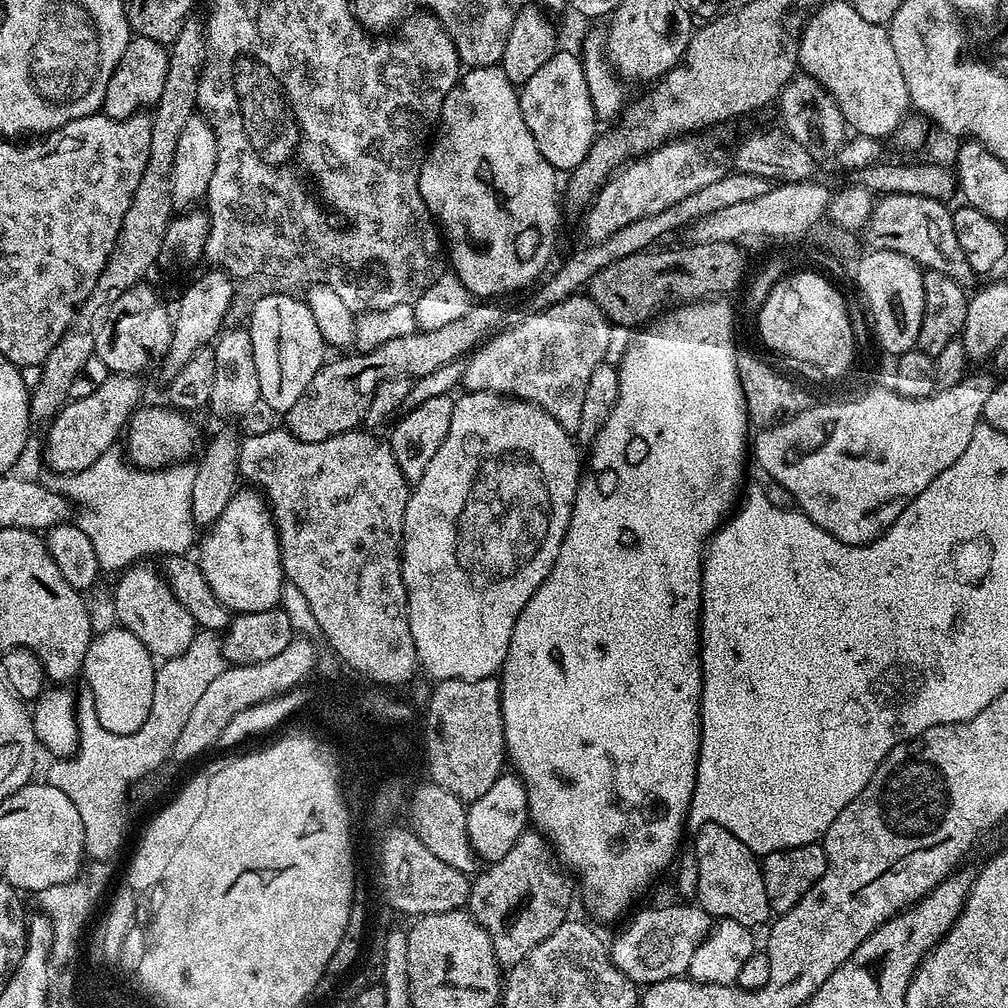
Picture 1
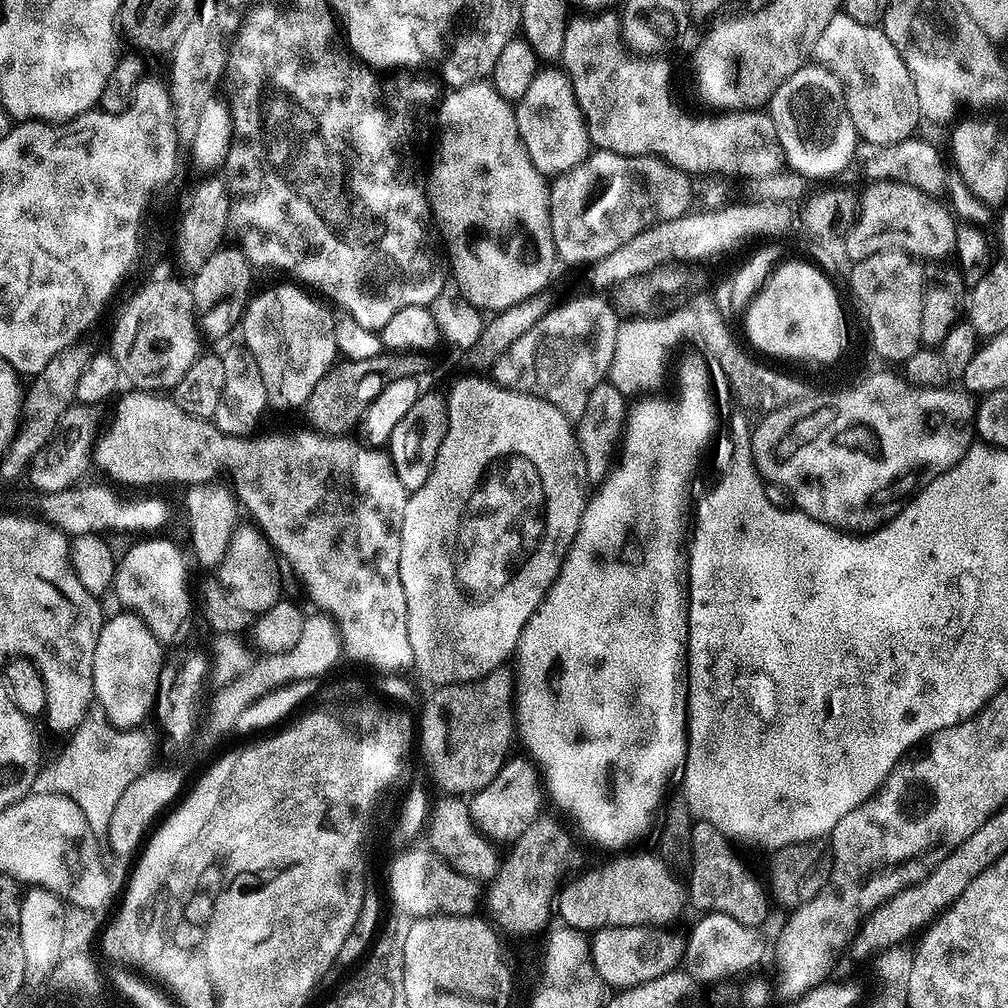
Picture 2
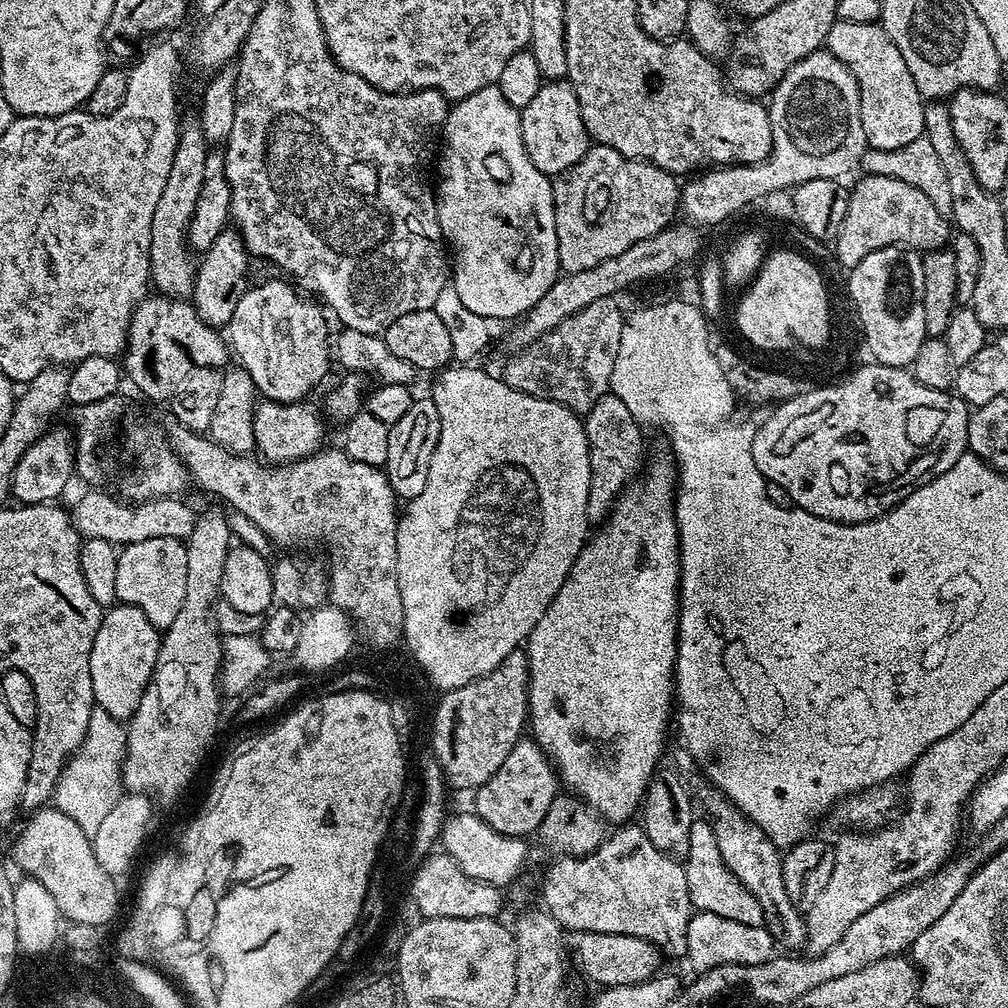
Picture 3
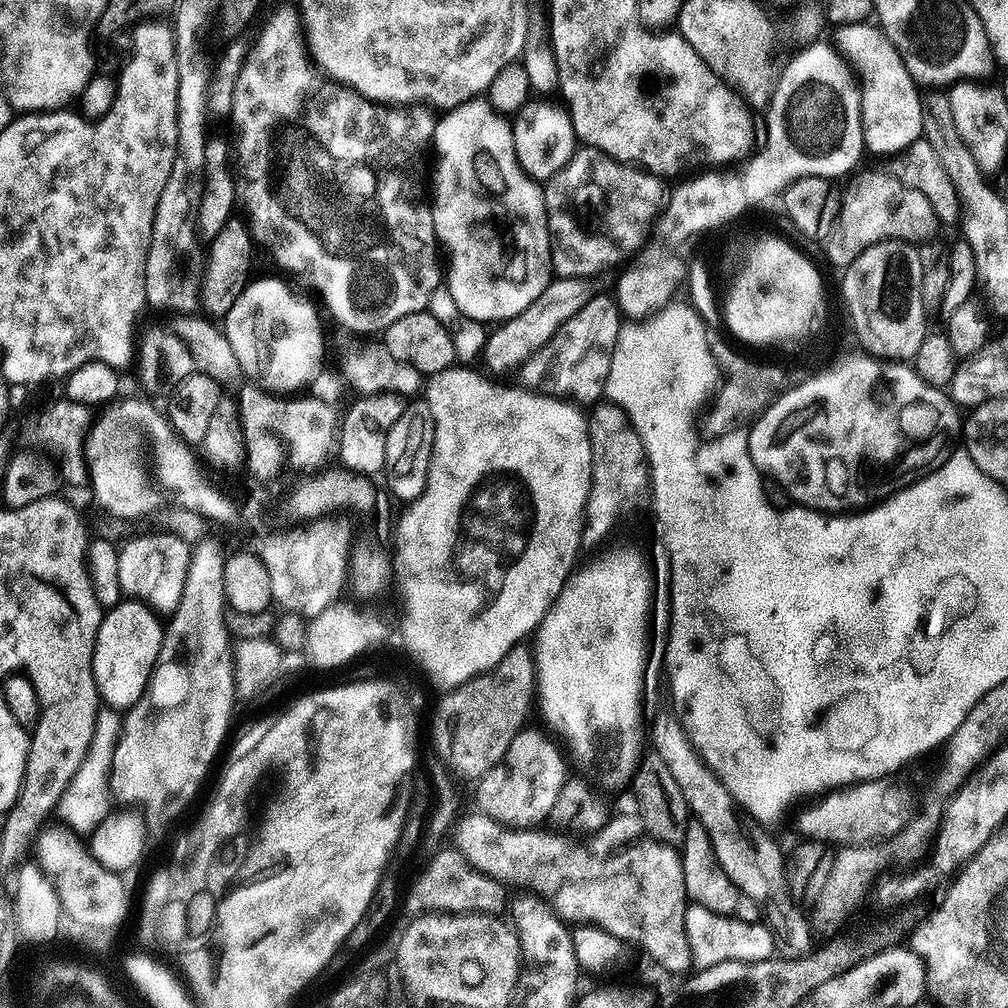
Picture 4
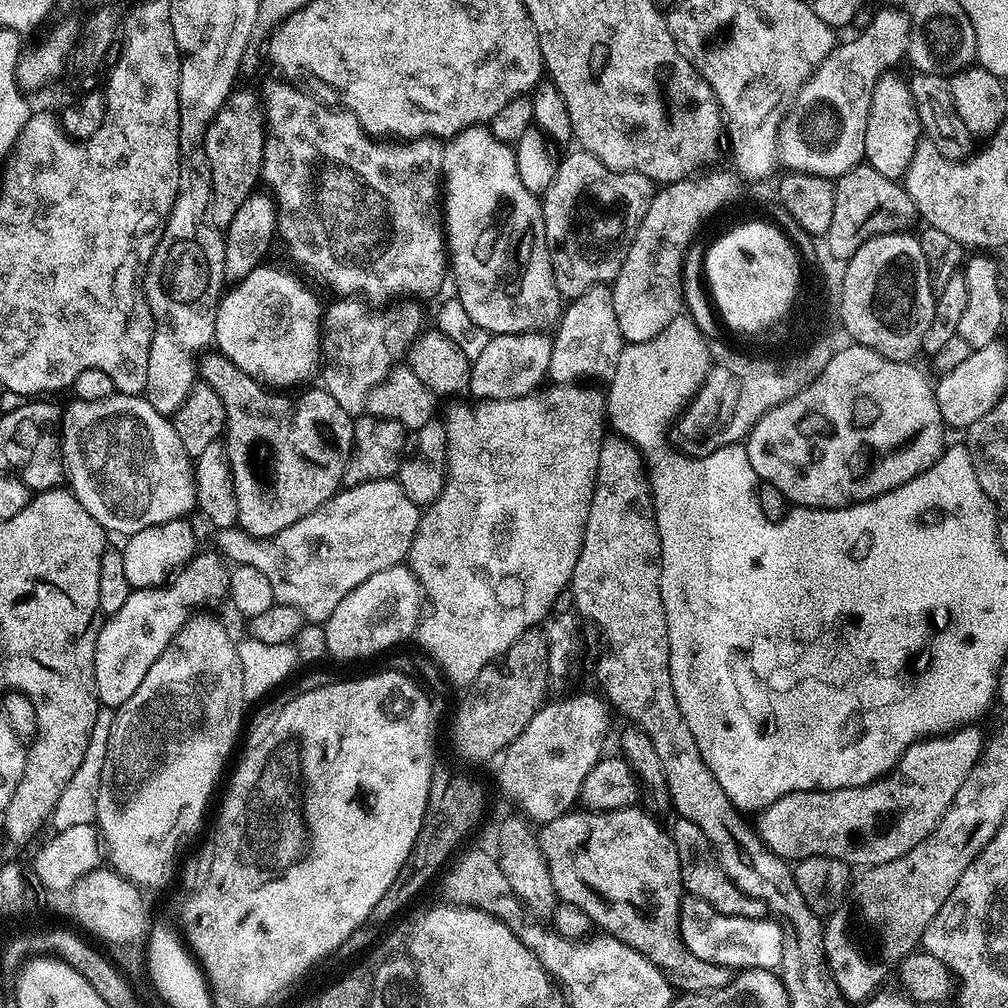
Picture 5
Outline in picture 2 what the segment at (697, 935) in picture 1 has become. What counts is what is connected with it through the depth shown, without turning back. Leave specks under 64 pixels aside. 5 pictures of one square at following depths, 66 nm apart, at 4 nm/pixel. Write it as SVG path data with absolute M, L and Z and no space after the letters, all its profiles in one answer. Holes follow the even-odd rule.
M638 924L629 928L595 929L590 940L592 960L598 975L611 989L642 986L642 982L650 982L662 974L677 971L678 965L684 959L685 937L652 927Z

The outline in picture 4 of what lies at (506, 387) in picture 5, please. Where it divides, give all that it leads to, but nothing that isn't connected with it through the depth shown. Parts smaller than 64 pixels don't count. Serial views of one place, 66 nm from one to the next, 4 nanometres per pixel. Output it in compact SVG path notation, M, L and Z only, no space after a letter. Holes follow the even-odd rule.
M559 278L551 280L546 290L540 295L540 299L533 302L522 314L497 323L489 331L488 341L484 343L482 364L485 364L493 372L491 375L496 378L504 378L502 376L507 372L522 369L528 363L528 359L539 348L546 346L546 342L550 342L553 334L570 318L574 318L574 314L578 314L578 310L594 295L594 288L590 285L591 283L582 280Z

